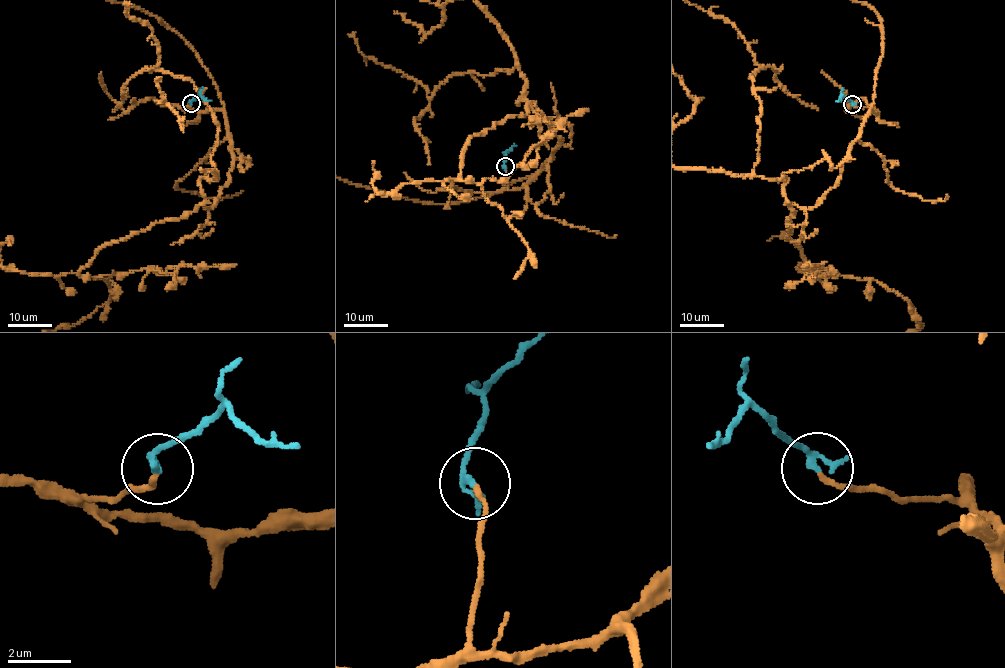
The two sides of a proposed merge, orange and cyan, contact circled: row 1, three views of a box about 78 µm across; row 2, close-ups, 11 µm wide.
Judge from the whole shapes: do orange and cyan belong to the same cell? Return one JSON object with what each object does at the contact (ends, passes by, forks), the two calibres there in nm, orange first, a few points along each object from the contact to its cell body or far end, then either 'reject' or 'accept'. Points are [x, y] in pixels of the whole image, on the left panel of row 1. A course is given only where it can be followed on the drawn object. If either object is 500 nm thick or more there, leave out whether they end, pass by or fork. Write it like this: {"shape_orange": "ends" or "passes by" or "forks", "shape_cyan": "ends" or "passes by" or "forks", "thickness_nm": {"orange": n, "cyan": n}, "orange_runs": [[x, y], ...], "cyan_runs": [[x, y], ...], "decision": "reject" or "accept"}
{"shape_orange": "ends", "shape_cyan": "ends", "thickness_nm": {"orange": 160, "cyan": 240}, "orange_runs": [[190, 104], [181, 108], [224, 108], [216, 83], [174, 31]], "cyan_runs": [[190, 103], [200, 95], [210, 100]], "decision": "accept"}

